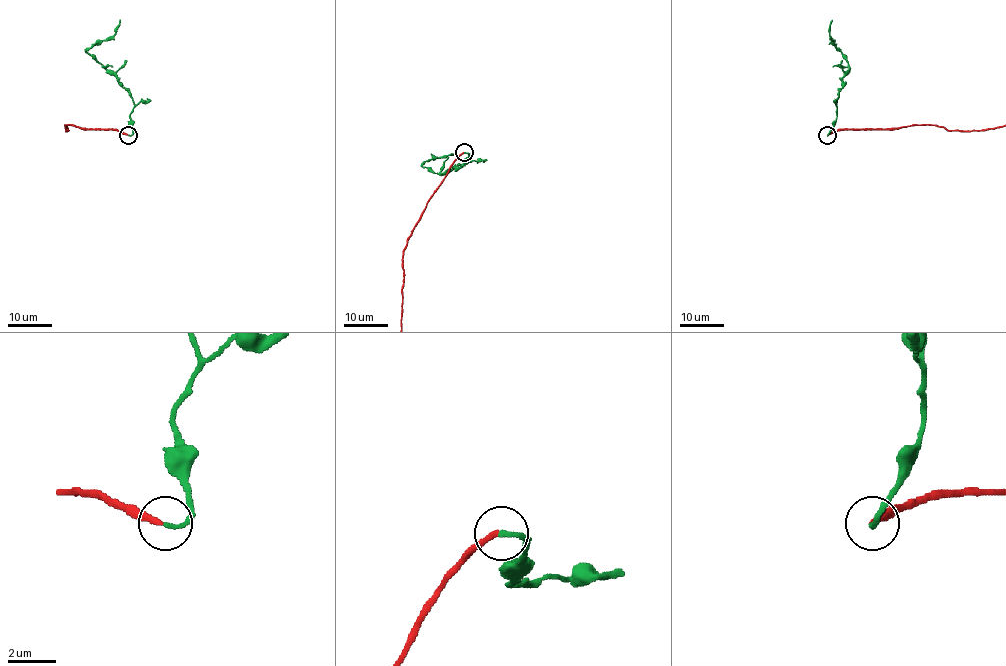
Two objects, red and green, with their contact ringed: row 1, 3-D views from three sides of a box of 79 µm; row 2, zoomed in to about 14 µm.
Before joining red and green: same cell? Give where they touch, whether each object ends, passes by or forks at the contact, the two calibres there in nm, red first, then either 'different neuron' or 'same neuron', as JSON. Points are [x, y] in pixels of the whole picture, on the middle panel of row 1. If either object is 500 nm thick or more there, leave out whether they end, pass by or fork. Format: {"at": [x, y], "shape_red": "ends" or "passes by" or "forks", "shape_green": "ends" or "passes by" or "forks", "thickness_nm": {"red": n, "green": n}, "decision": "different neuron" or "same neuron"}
{"at": [464, 152], "shape_red": "ends", "shape_green": "ends", "thickness_nm": {"red": 240, "green": 190}, "decision": "same neuron"}

